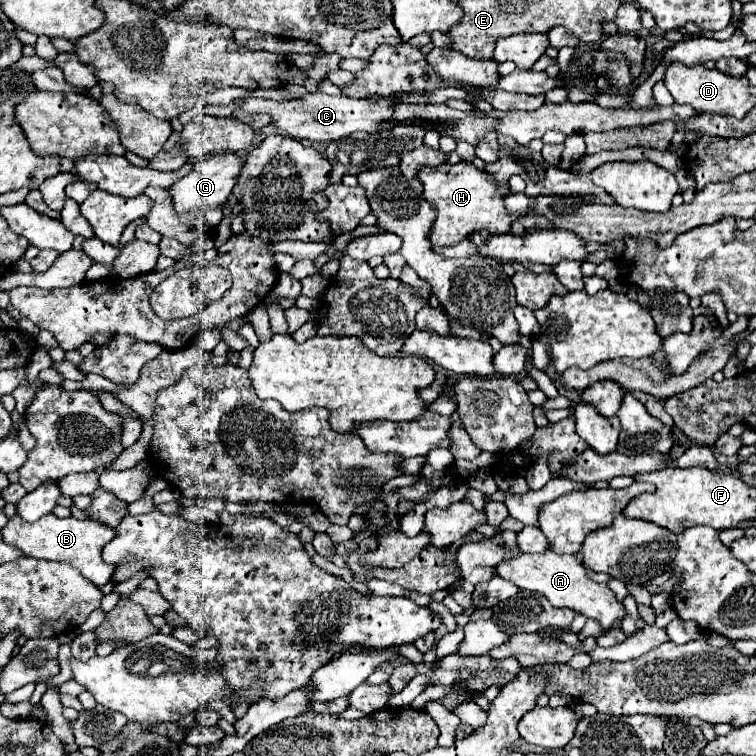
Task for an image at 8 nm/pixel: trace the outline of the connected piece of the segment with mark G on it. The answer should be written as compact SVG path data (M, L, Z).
M233 152L213 154L205 160L195 162L193 170L169 188L175 212L183 214L183 212L191 212L191 210L207 210L207 208L223 206L227 202L235 182L237 182L237 176L239 176L241 168L243 168L243 160Z

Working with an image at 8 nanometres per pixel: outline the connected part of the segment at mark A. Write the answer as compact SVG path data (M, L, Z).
M551 550L543 554L527 554L521 552L509 560L503 560L495 566L495 574L513 582L519 588L541 592L555 608L571 608L575 612L585 614L587 618L595 618L603 628L609 628L615 618L625 616L623 604L617 602L615 594L609 590L607 584L597 584L587 576L583 562L575 554L555 554Z

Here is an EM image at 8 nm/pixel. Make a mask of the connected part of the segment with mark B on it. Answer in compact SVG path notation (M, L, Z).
M15 514L7 520L5 528L1 530L3 540L7 544L19 548L25 556L67 562L97 586L111 582L111 564L105 564L101 560L101 550L113 538L113 534L115 534L113 528L109 528L97 520L77 520L73 516L57 518L55 514L47 514L47 516L39 518L35 524L29 524L19 514Z

